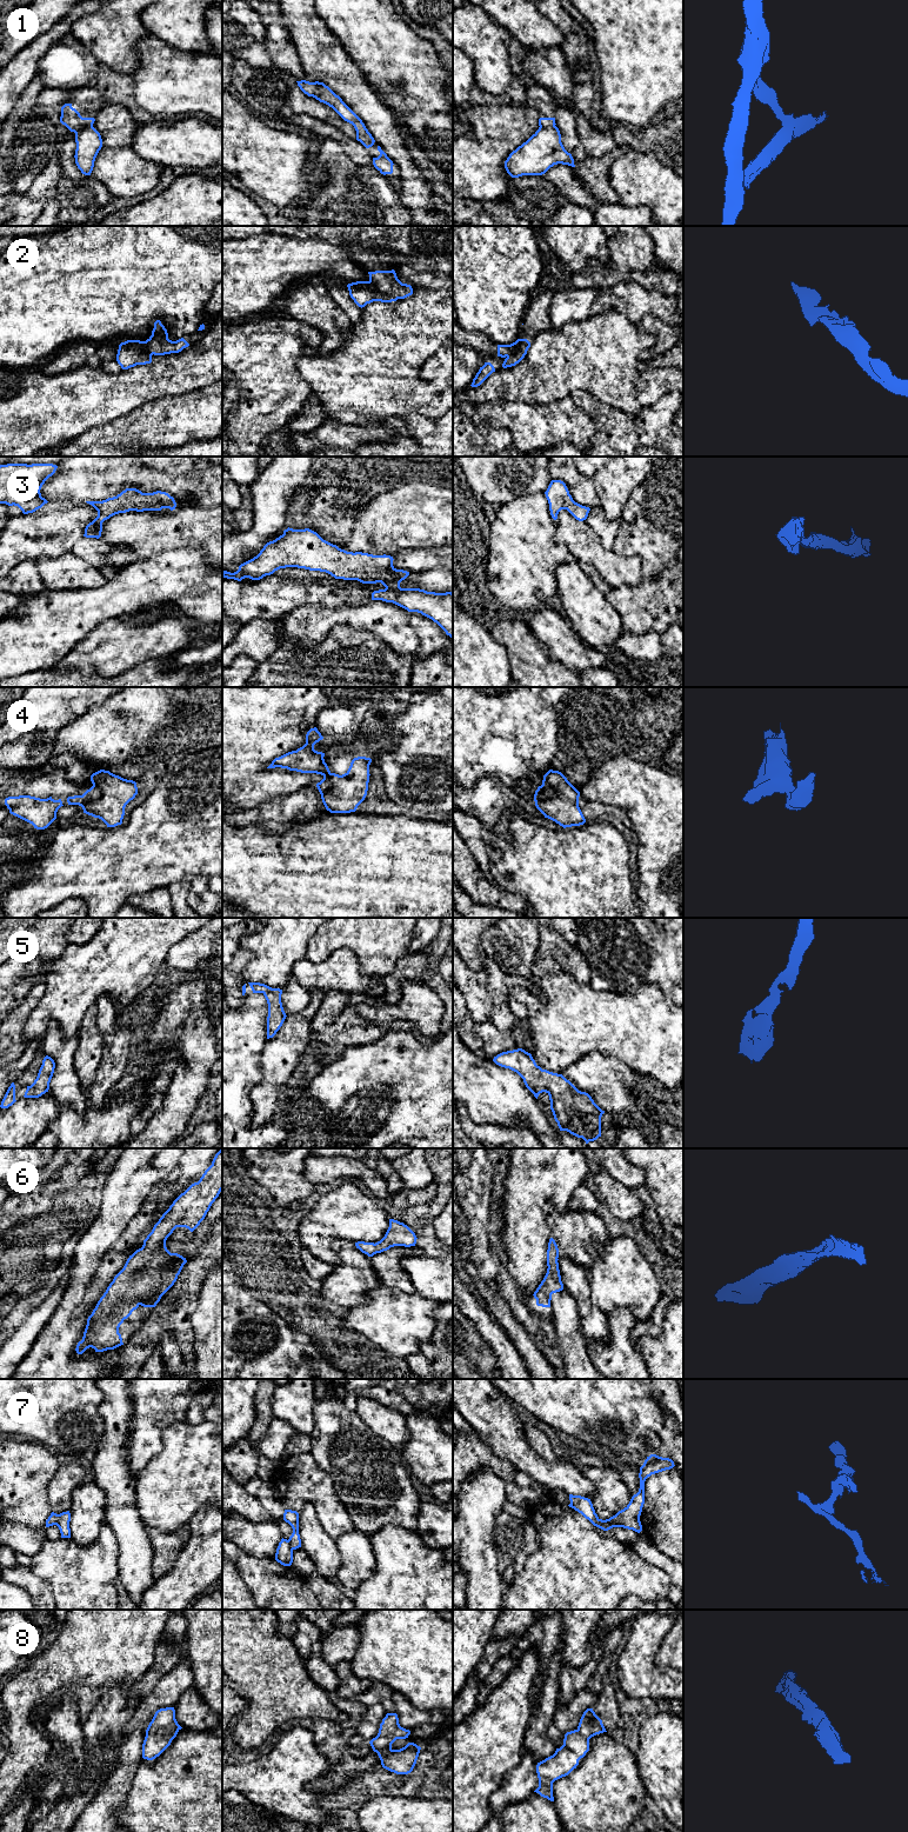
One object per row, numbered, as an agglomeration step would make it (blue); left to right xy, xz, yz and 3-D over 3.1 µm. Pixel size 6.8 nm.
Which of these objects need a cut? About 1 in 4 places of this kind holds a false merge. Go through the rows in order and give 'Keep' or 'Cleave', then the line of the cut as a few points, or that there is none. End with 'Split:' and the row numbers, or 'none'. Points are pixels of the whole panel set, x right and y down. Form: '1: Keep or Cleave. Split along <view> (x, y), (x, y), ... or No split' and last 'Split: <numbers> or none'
1: Cleave. Split along xy (92, 125), (75, 133)
2: Cleave. Split along xz (368, 281), (379, 291), (392, 294), (396, 299)
3: Keep. No split
4: Cleave. Split along yz (554, 792), (549, 797), (535, 801)
5: Keep. No split
6: Keep. No split
7: Cleave. Split along yz (614, 1516), (621, 1526)
8: Keep. No split
Split: 1, 2, 4, 7

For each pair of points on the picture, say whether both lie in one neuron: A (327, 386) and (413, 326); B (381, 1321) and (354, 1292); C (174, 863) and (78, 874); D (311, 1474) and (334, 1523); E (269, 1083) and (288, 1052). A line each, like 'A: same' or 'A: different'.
A: same
B: different
C: same
D: same
E: same

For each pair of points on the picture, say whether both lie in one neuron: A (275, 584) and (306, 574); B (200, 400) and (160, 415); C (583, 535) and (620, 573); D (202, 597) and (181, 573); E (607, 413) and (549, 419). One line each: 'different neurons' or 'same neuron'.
A: different neurons
B: same neuron
C: same neuron
D: same neuron
E: different neurons

